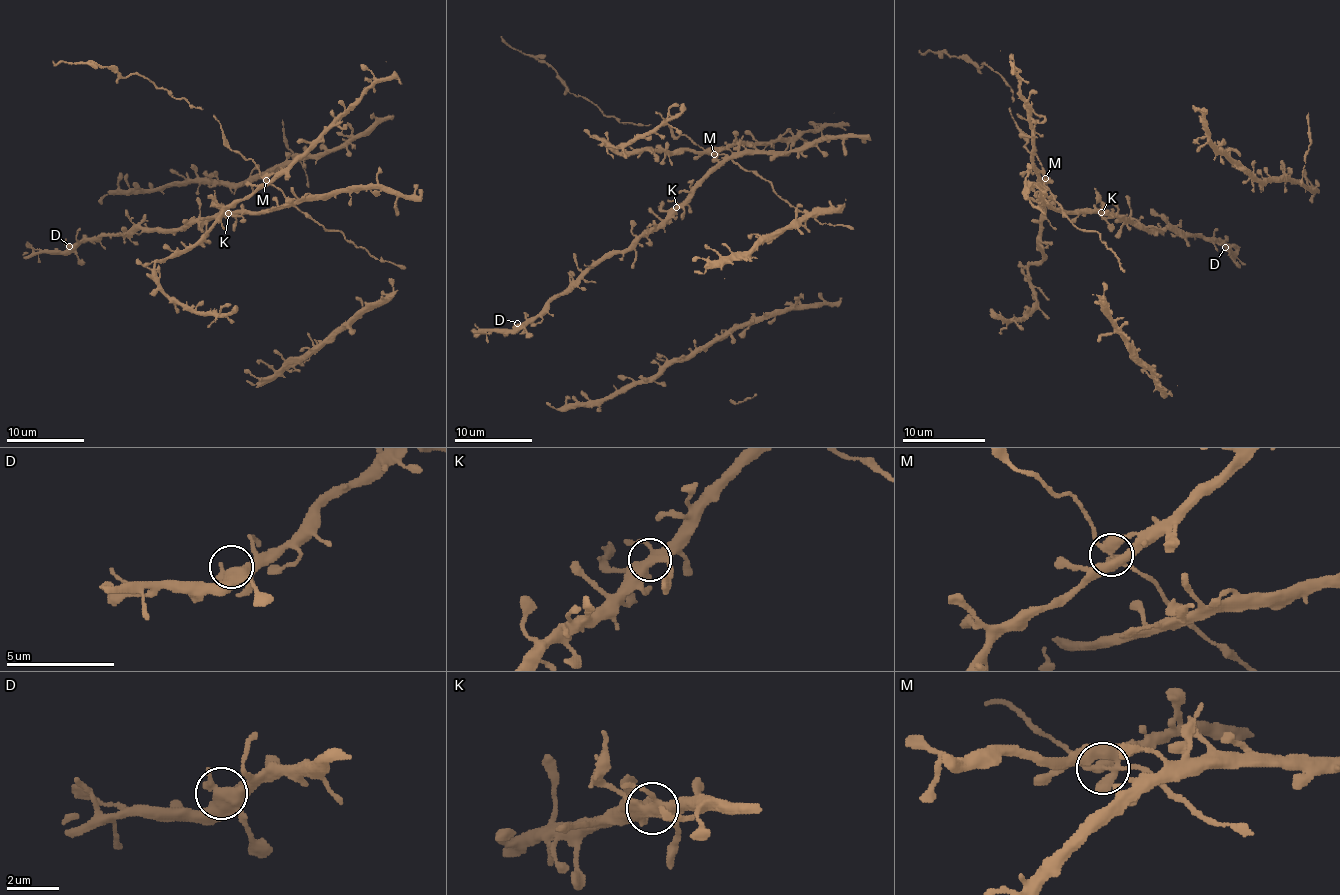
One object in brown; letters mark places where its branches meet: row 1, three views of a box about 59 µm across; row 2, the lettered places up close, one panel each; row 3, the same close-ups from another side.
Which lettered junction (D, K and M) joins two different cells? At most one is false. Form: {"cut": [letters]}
{"cut": []}

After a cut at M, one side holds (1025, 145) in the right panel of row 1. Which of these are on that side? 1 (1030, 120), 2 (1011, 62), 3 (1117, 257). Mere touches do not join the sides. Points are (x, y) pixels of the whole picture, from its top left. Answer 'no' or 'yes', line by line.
1: no
2: no
3: yes

